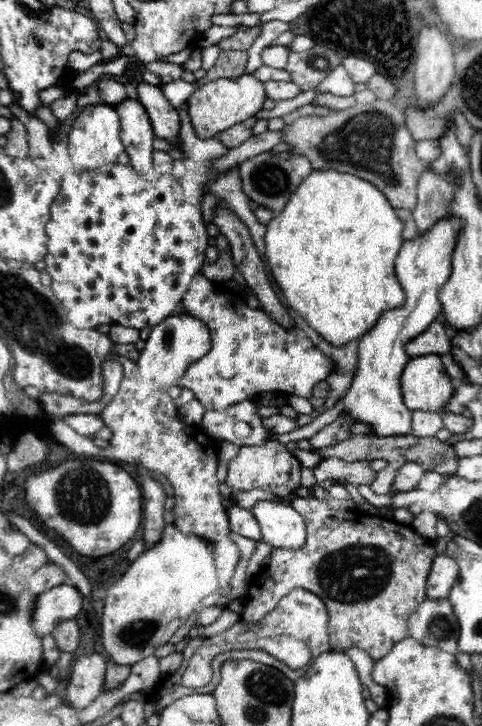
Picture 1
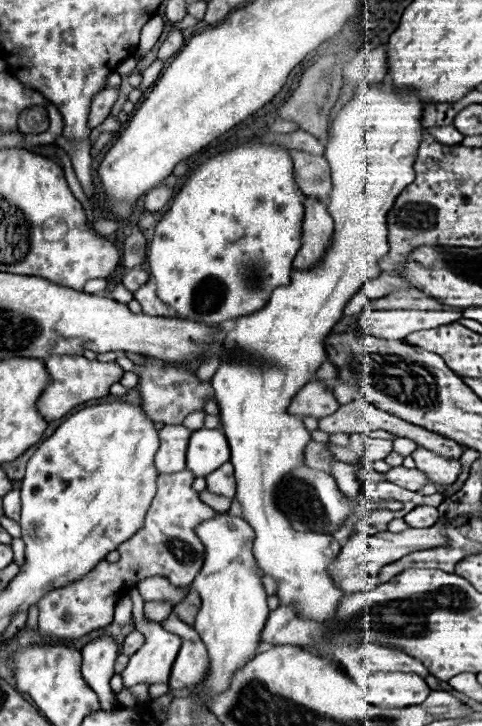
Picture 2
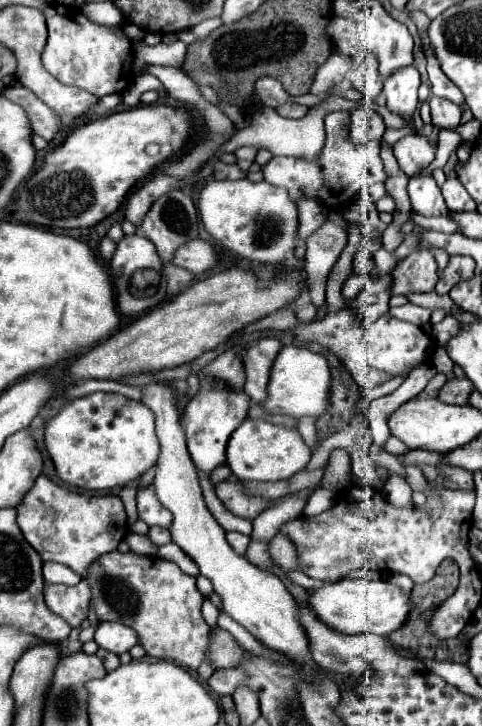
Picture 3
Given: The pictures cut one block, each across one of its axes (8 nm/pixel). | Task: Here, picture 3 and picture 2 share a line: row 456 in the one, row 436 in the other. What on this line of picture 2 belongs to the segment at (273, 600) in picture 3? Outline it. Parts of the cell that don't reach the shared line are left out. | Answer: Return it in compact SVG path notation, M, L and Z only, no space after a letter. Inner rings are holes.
M164 426L160 430L160 448L154 456L154 468L158 474L174 474L186 468L186 446L192 430L186 426Z

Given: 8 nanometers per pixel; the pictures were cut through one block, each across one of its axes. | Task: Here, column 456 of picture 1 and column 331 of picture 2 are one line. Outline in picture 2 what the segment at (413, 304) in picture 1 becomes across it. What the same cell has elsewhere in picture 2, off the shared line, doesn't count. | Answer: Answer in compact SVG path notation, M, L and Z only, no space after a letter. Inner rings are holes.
M304 196L304 224L302 224L302 248L294 258L294 268L312 268L330 246L332 238L332 218L326 212L324 202L312 196Z

